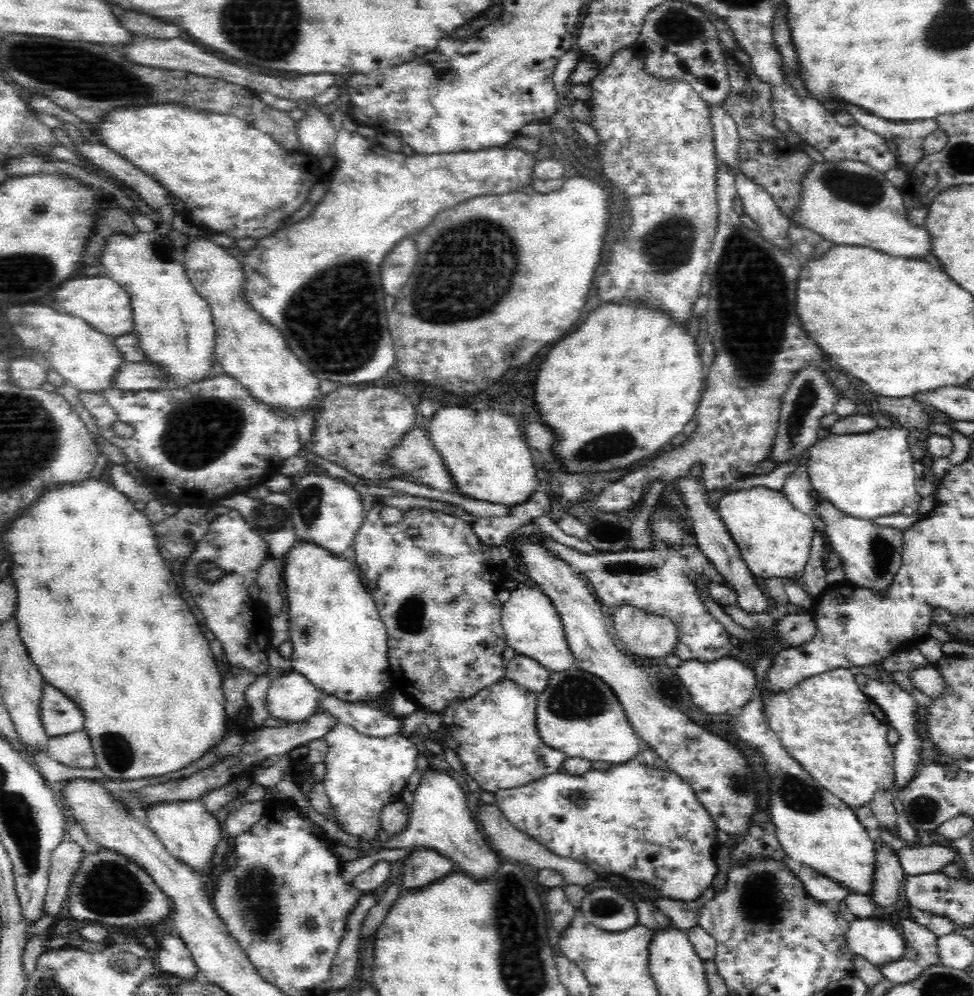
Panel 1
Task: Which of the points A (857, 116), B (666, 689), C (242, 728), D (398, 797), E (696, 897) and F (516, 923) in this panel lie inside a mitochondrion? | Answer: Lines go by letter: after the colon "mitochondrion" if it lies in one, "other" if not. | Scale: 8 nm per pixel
A: other
B: other
C: other
D: other
E: other
F: mitochondrion

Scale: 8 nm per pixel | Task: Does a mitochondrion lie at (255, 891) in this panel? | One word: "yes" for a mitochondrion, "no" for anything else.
yes

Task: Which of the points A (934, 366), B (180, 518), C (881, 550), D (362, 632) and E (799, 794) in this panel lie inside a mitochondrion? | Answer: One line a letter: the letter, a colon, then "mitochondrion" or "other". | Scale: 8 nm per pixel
A: other
B: other
C: mitochondrion
D: other
E: mitochondrion

